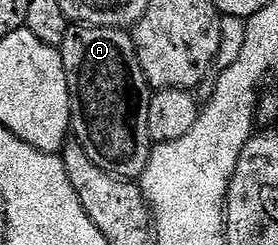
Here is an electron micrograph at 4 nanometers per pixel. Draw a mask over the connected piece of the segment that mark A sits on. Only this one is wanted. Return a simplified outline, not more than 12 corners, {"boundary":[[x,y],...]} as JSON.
{"boundary":[[73,24],[59,49],[71,130],[140,179],[151,87],[132,33]]}

